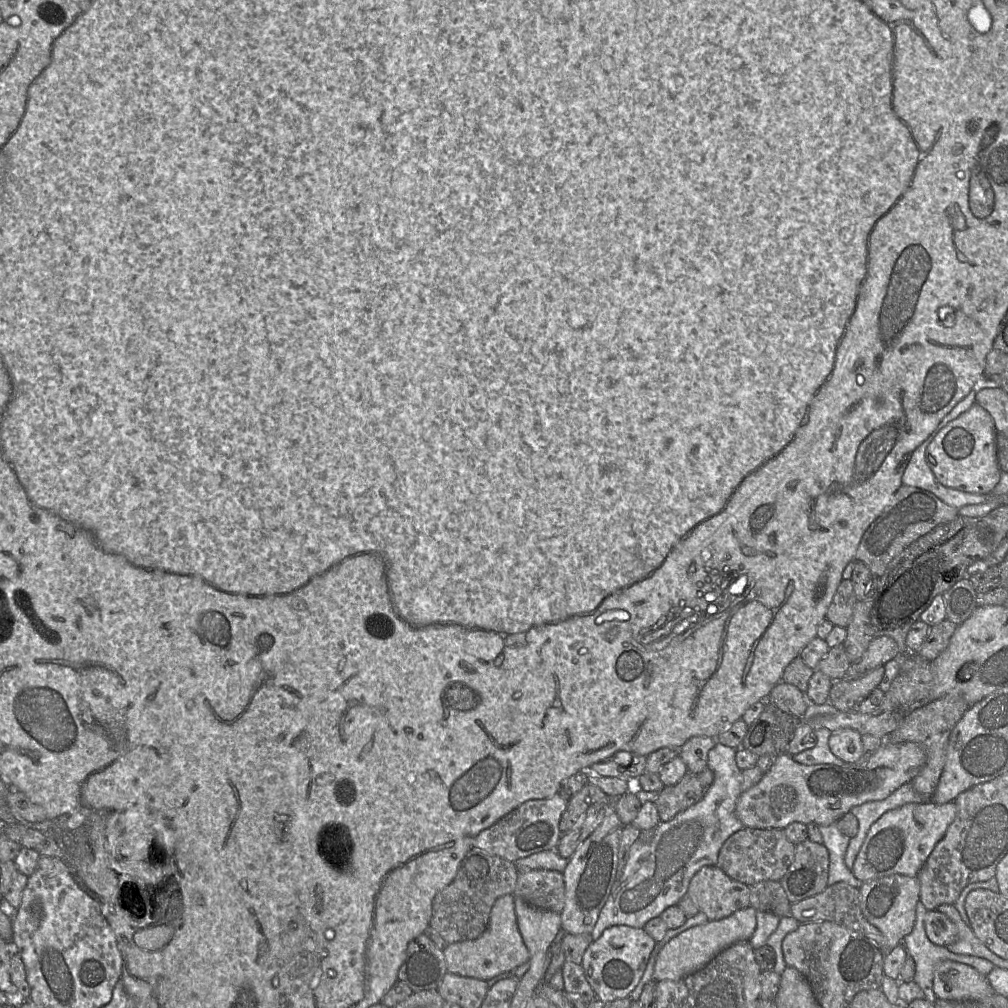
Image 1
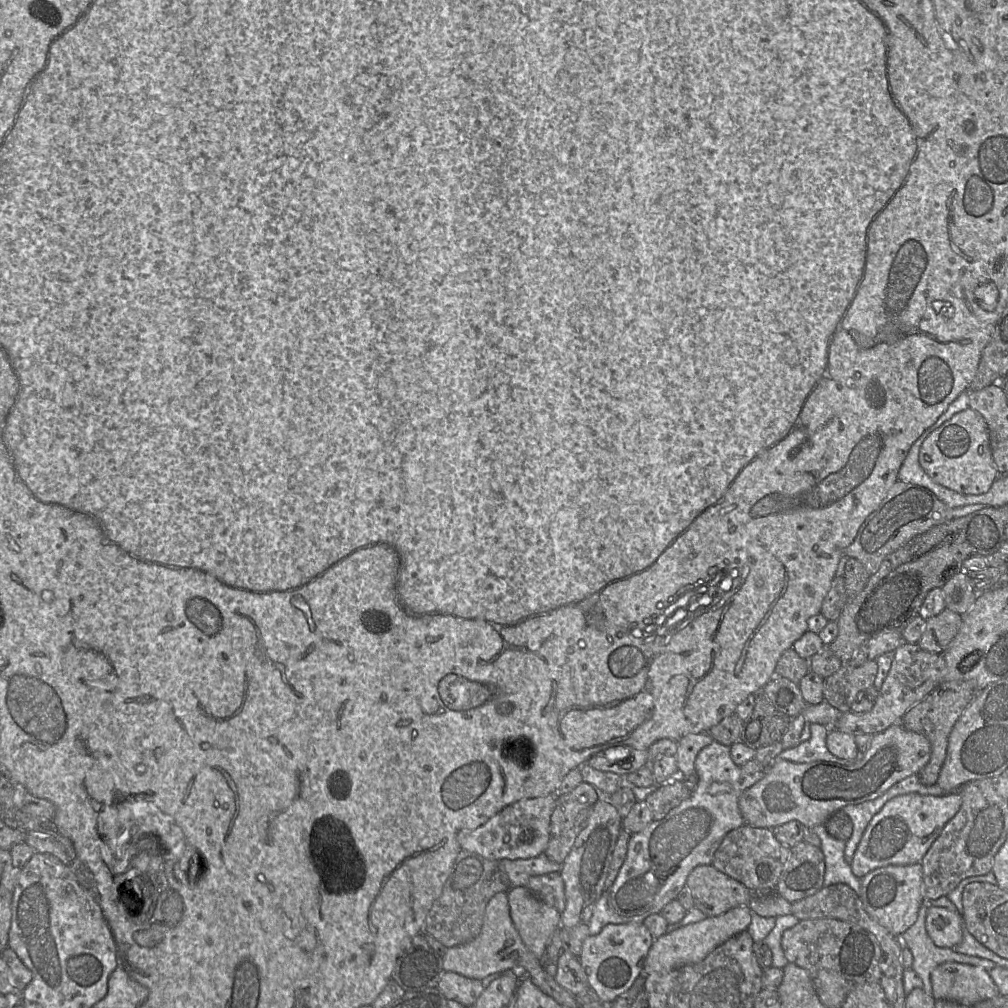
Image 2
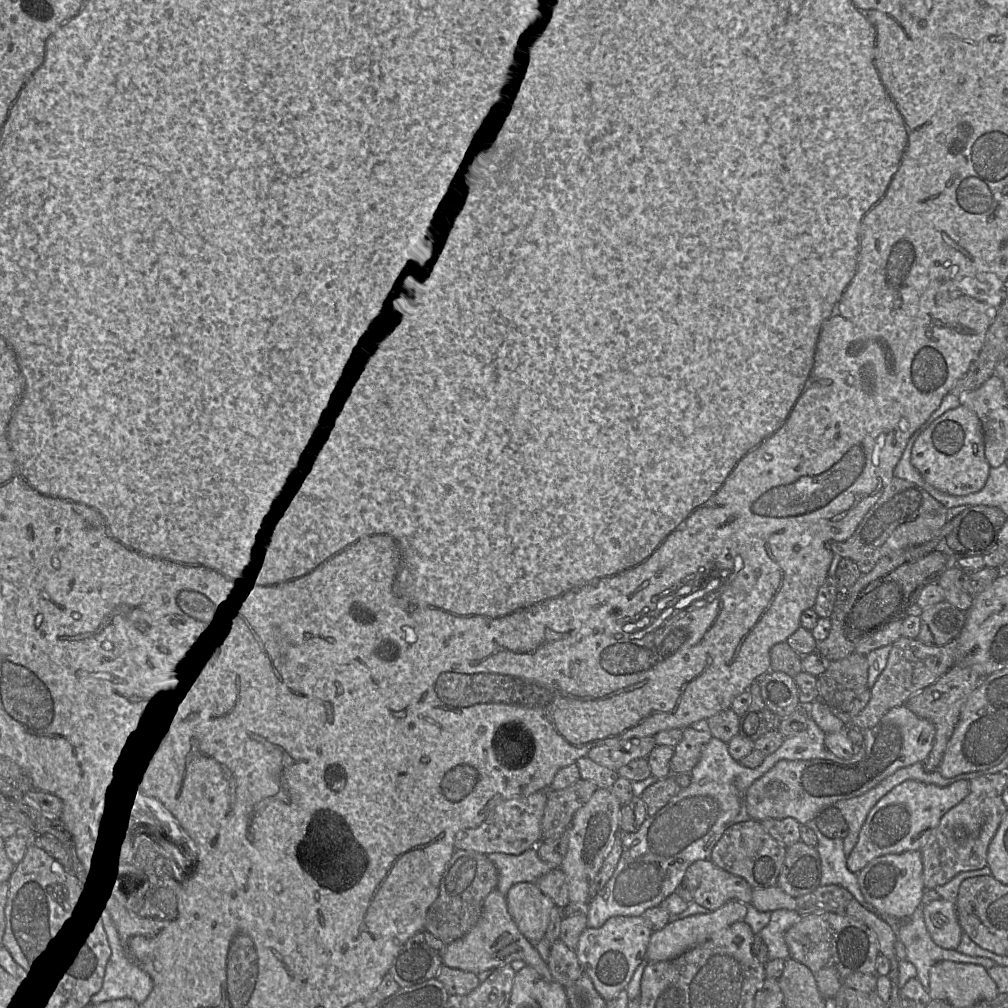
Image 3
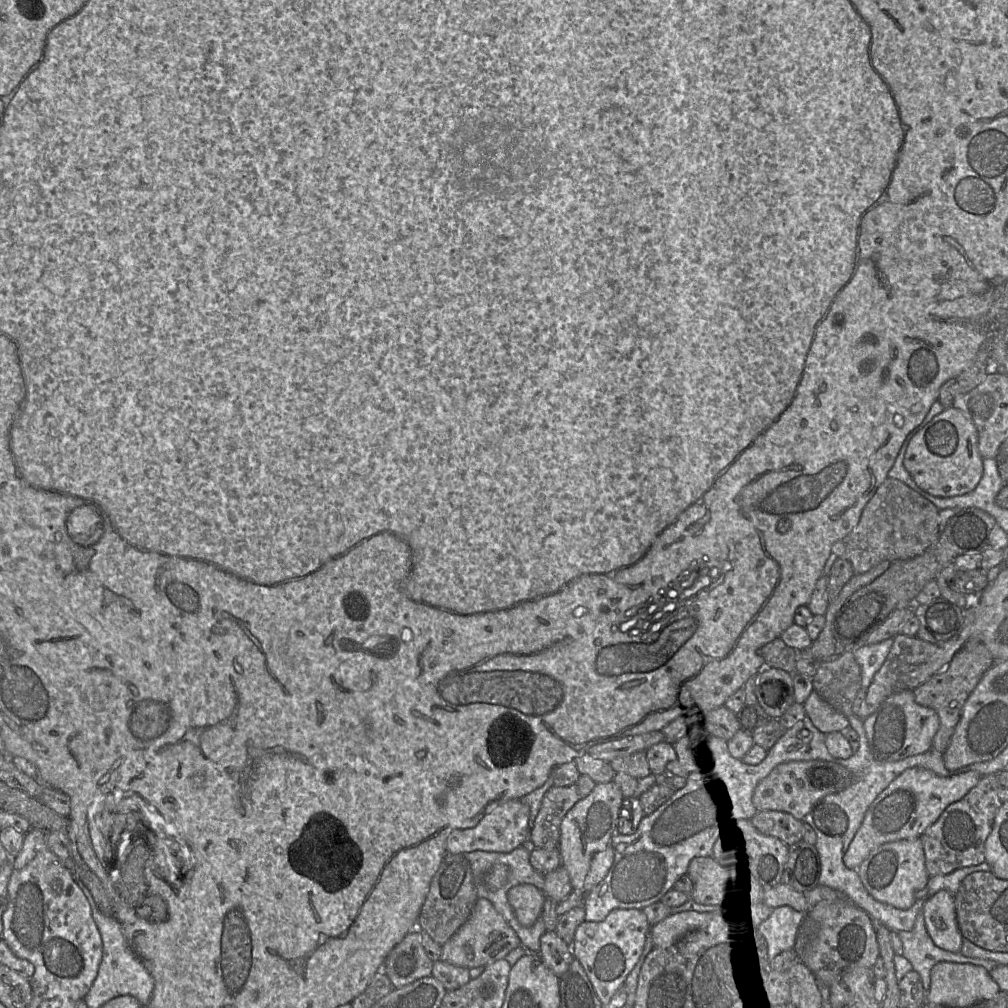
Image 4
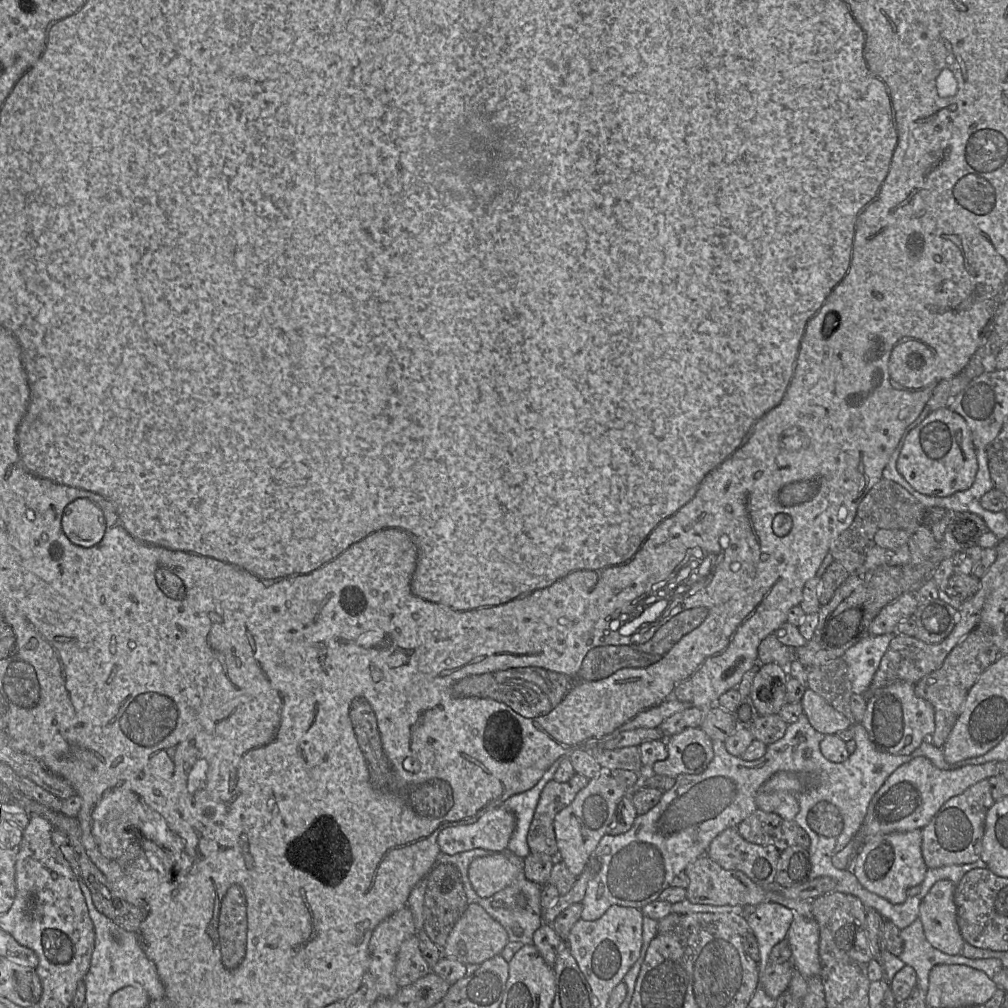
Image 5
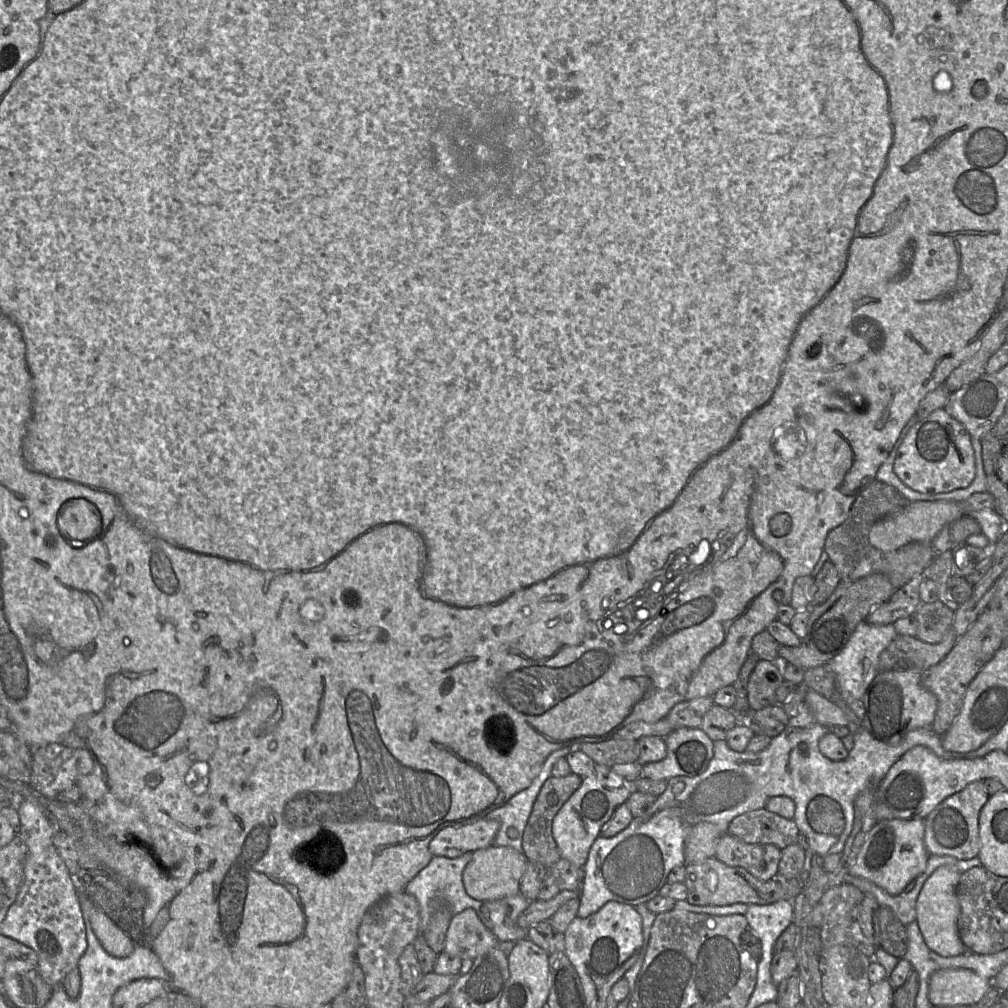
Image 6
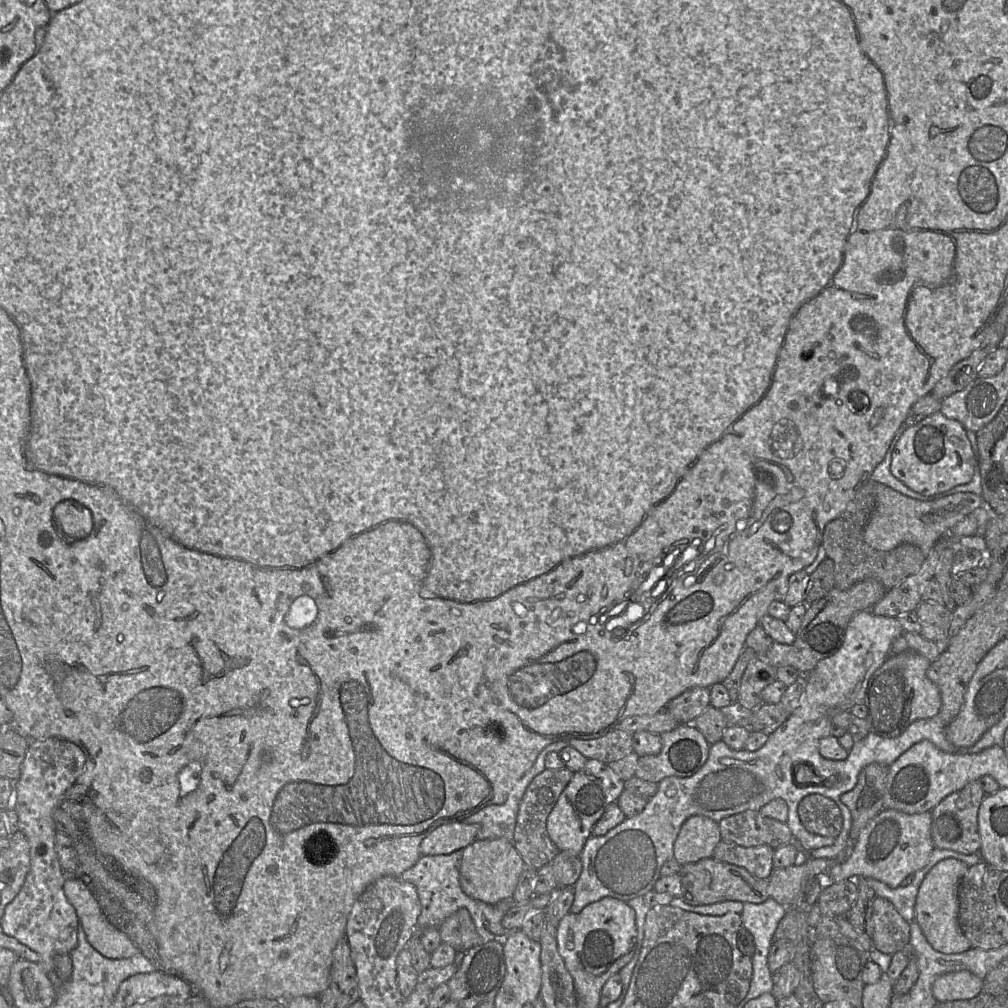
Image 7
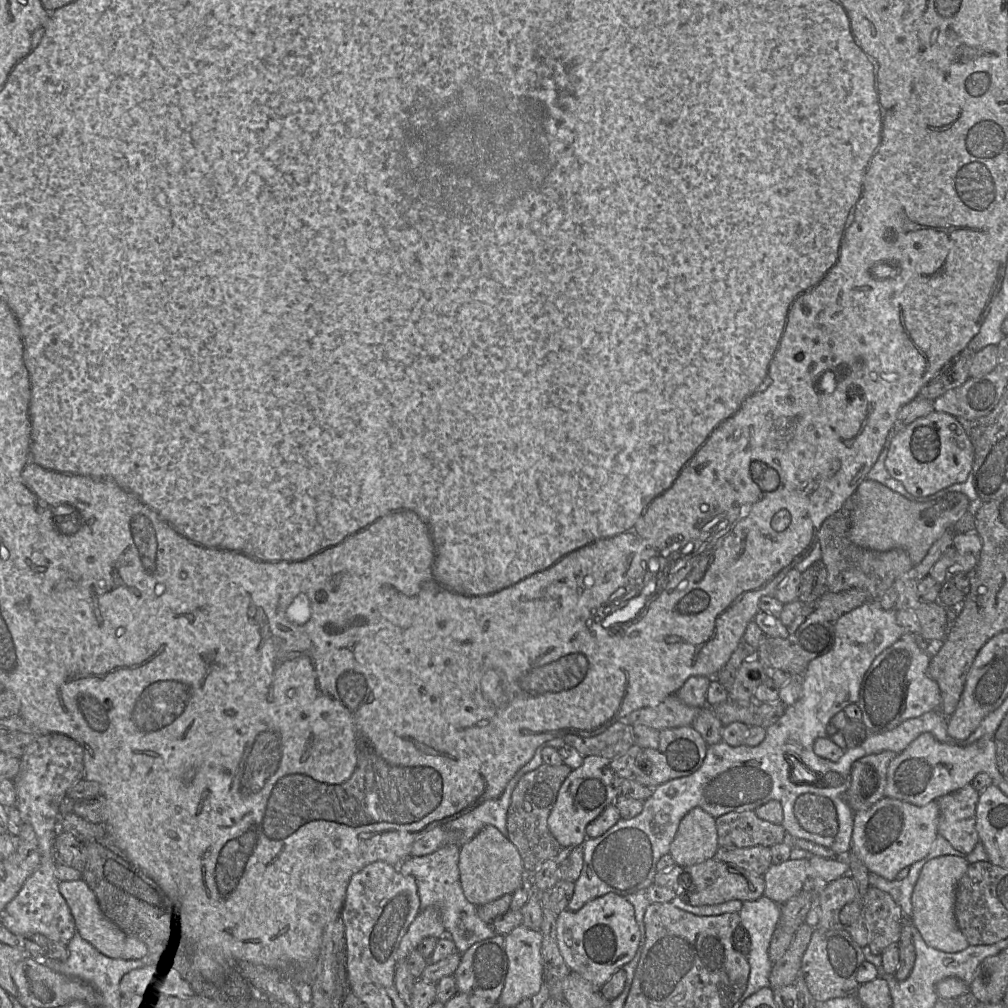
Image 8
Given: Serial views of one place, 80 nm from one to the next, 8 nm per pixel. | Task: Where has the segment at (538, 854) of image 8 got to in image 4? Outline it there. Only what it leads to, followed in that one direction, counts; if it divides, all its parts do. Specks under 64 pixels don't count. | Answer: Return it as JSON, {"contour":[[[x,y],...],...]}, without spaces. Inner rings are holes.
{"contour":[[[580,774],[572,785],[553,785],[546,791],[529,833],[529,839],[535,848],[558,847],[563,818],[575,803],[592,792],[595,785],[589,776]]]}

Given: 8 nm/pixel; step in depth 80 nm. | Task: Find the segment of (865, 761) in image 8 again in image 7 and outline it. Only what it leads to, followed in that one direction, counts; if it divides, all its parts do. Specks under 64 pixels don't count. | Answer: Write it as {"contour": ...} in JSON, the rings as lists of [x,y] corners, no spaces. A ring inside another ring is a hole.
{"contour":[[[878,763],[865,766],[855,787],[841,796],[841,801],[851,811],[852,827],[846,849],[836,860],[828,861],[839,864],[848,859],[863,829],[883,810],[888,768]]]}

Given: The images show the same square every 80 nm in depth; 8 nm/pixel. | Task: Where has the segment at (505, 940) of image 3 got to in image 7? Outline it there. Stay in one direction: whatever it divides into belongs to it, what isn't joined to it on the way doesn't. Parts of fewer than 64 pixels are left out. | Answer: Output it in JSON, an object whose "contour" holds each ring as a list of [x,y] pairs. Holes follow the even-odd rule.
{"contour":[[[460,908],[450,915],[439,927],[442,942],[453,947],[457,952],[484,944],[476,930],[473,919],[466,908]]]}

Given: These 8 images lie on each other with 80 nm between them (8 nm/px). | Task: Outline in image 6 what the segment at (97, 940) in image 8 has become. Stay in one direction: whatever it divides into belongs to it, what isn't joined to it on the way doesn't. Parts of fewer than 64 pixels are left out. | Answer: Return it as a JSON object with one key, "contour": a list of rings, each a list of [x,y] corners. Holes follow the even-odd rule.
{"contour":[[[95,905],[89,919],[95,936],[108,954],[125,958],[133,952],[135,943],[131,938]]]}

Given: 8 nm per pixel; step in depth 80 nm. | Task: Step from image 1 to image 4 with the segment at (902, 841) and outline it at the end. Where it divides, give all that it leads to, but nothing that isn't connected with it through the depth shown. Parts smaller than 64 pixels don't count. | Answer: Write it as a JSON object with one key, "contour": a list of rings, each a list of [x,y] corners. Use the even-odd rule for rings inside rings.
{"contour":[[[921,767],[904,770],[868,808],[859,830],[843,855],[844,865],[851,870],[857,870],[874,848],[887,842],[921,838],[945,808],[962,799],[978,784],[981,777],[975,771],[944,777]]]}

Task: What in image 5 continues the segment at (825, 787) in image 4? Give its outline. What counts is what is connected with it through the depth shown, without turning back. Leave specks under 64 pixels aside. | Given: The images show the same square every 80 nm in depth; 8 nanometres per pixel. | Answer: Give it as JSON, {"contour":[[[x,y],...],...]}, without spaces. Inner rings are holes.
{"contour":[[[780,771],[771,776],[758,790],[758,809],[776,813],[785,820],[795,821],[800,810],[798,796],[807,788],[803,774]]]}

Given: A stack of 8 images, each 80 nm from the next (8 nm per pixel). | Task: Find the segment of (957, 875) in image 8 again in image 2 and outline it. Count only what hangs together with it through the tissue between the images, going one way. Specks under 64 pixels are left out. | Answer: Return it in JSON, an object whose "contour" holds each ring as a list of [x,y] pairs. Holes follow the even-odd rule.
{"contour":[[[929,907],[925,926],[929,937],[937,947],[952,949],[962,942],[962,917],[957,911]]]}

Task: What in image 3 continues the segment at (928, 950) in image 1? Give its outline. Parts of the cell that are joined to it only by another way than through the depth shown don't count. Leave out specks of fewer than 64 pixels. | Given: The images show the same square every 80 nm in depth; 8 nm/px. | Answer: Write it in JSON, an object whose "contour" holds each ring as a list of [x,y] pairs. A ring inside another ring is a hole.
{"contour":[[[919,906],[913,915],[907,920],[899,920],[901,923],[898,927],[892,927],[896,931],[899,941],[901,941],[906,949],[906,960],[913,964],[917,971],[917,978],[921,982],[924,990],[930,991],[930,969],[932,966],[943,961],[953,961],[957,963],[969,963],[983,966],[986,970],[995,967],[997,964],[988,958],[972,957],[959,953],[957,950],[947,950],[937,946],[932,940],[924,920],[923,906]]]}

